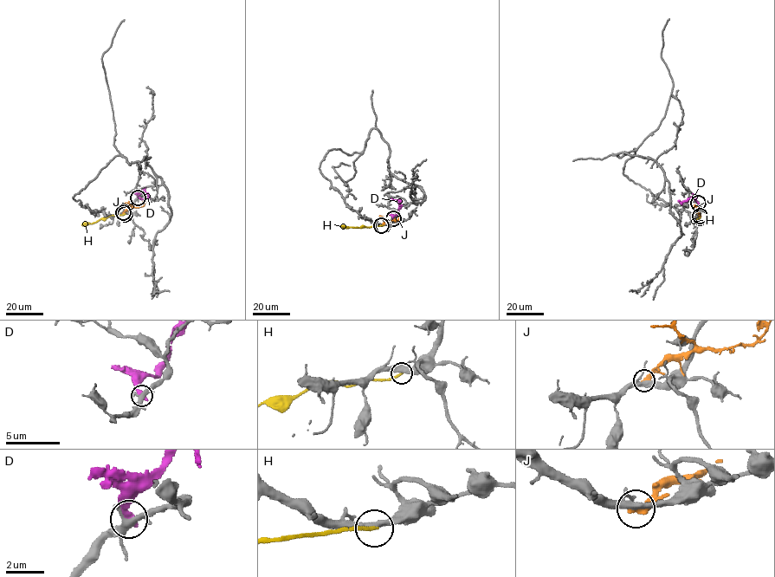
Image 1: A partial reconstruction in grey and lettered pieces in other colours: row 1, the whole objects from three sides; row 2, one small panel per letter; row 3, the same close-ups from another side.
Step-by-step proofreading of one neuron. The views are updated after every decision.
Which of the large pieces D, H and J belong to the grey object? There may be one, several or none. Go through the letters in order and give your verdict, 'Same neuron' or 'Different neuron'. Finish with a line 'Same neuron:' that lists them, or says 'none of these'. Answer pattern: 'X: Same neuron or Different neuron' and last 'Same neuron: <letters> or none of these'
D: Different neuron
H: Different neuron
J: Different neuron
Same neuron: none of these

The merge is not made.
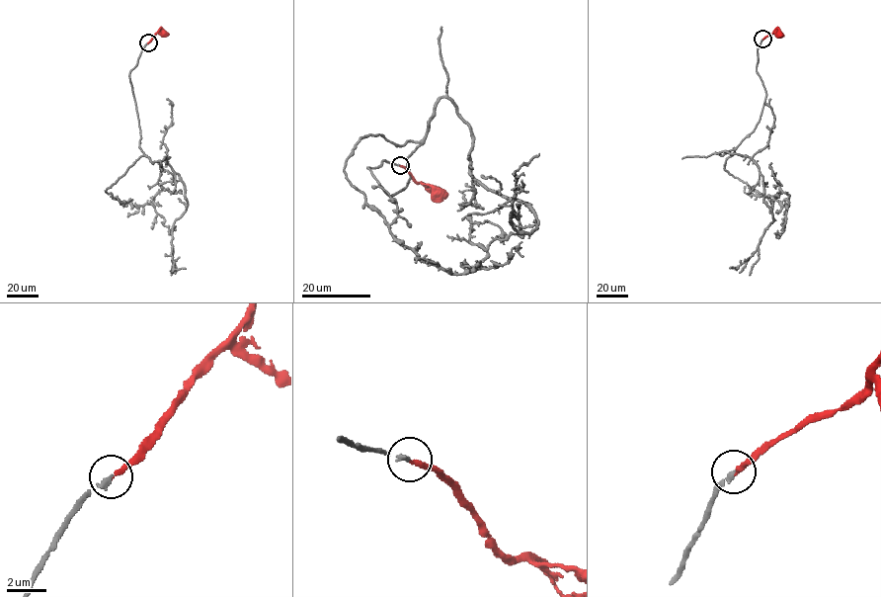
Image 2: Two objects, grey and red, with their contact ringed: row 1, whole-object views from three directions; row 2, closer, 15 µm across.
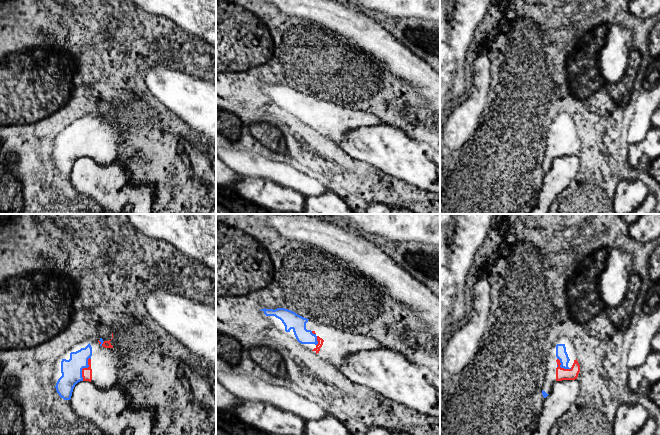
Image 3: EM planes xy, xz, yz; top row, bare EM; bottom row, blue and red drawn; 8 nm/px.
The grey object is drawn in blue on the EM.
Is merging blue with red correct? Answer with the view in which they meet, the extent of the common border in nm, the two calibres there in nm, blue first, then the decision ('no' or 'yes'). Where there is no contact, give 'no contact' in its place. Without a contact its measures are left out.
xy | 200 nm | 170/80 nm | yes

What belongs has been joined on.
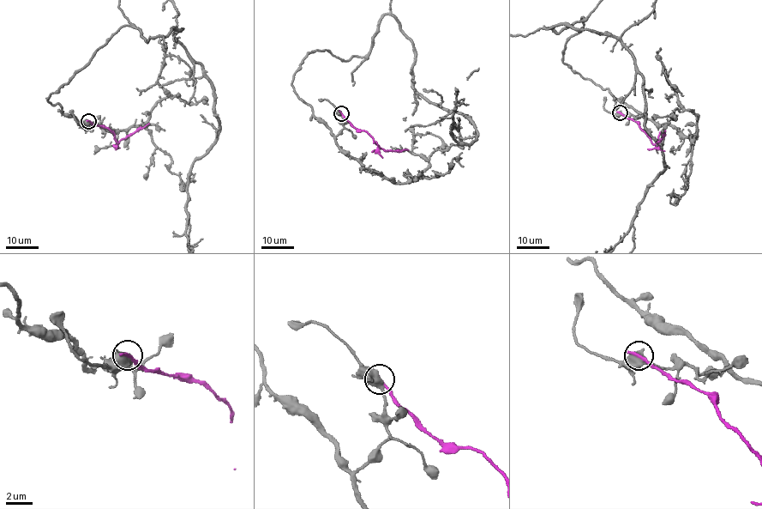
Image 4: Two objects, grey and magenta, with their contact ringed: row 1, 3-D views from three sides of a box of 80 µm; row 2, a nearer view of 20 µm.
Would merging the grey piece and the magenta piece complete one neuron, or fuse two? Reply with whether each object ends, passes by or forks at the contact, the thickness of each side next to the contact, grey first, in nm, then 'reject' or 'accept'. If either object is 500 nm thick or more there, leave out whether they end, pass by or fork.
calibres 550 and 280 nm; reject

